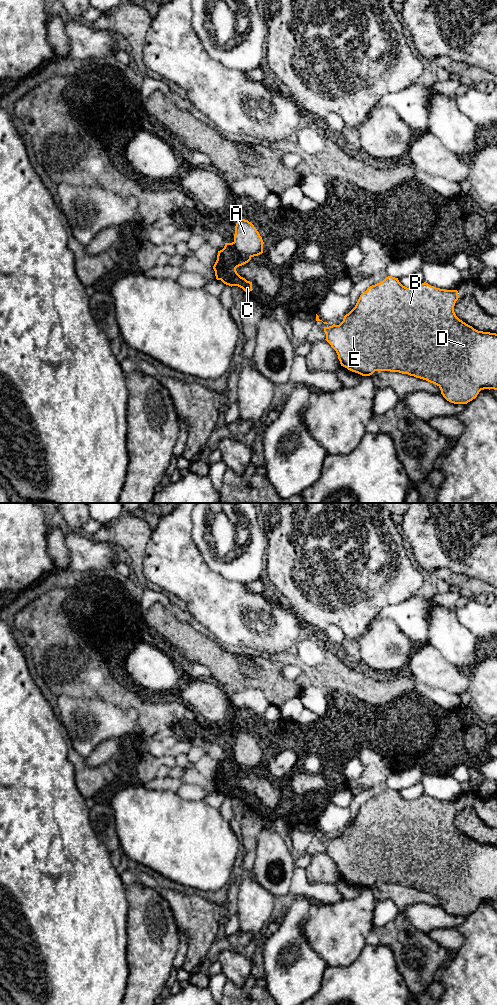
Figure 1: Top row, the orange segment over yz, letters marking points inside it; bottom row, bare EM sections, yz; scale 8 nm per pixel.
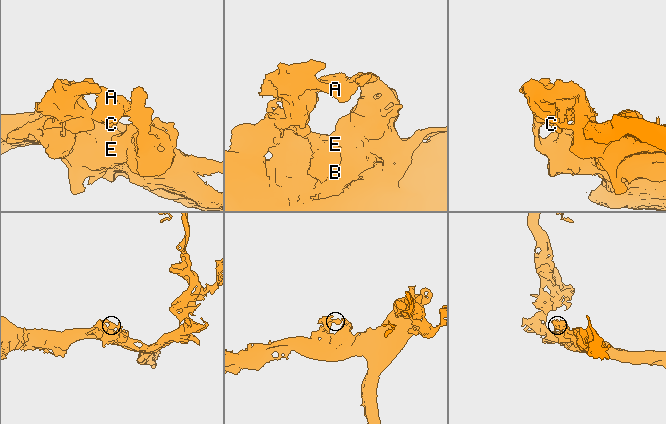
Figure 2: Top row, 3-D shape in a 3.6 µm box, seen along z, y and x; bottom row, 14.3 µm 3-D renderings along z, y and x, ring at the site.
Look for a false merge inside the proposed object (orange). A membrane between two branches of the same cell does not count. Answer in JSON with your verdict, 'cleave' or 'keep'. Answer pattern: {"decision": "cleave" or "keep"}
{"decision": "cleave"}

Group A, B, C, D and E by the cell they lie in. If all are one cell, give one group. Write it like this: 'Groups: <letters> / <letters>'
Groups: A B D E / C

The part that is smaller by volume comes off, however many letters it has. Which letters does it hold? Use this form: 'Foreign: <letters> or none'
Foreign: C

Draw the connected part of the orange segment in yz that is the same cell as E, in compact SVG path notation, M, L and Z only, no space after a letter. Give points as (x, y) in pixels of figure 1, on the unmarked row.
M388 788L368 799L339 837L324 840L325 852L336 863L341 878L352 884L362 888L375 883L408 886L437 897L447 913L467 916L481 902L497 902L497 846L478 843L460 832L454 824L458 810L457 802L436 800L426 794L407 800L398 790Z

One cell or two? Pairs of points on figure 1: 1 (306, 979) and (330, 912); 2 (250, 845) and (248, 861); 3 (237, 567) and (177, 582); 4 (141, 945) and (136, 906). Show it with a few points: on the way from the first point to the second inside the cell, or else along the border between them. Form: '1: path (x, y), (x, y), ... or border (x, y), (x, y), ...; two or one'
1: border (303, 931), (309, 945), (327, 965); two
2: path (250, 849), (249, 857); one
3: border (201, 554), (212, 569), (229, 580), (238, 581); two
4: path (141, 935), (141, 916); one

